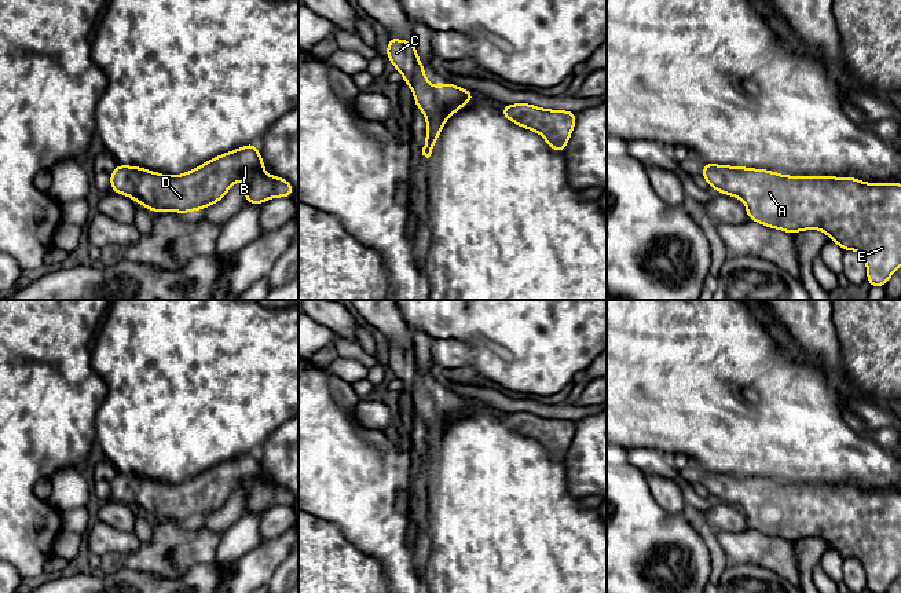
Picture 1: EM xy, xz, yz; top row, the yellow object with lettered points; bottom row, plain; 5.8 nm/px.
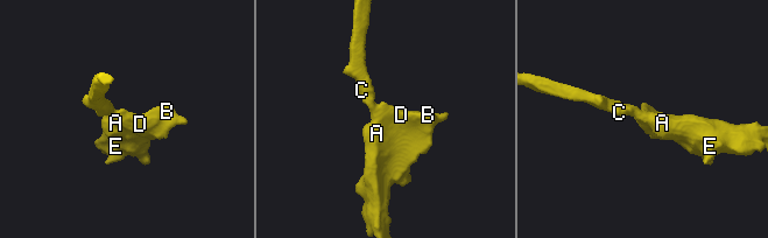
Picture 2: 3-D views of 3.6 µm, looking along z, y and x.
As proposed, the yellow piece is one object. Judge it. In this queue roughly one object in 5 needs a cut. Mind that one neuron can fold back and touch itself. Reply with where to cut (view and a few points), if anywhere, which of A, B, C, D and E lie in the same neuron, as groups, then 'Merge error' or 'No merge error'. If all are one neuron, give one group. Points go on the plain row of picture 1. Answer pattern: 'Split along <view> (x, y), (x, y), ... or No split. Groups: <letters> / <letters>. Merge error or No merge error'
No split. Groups: A B C D E. No merge error

